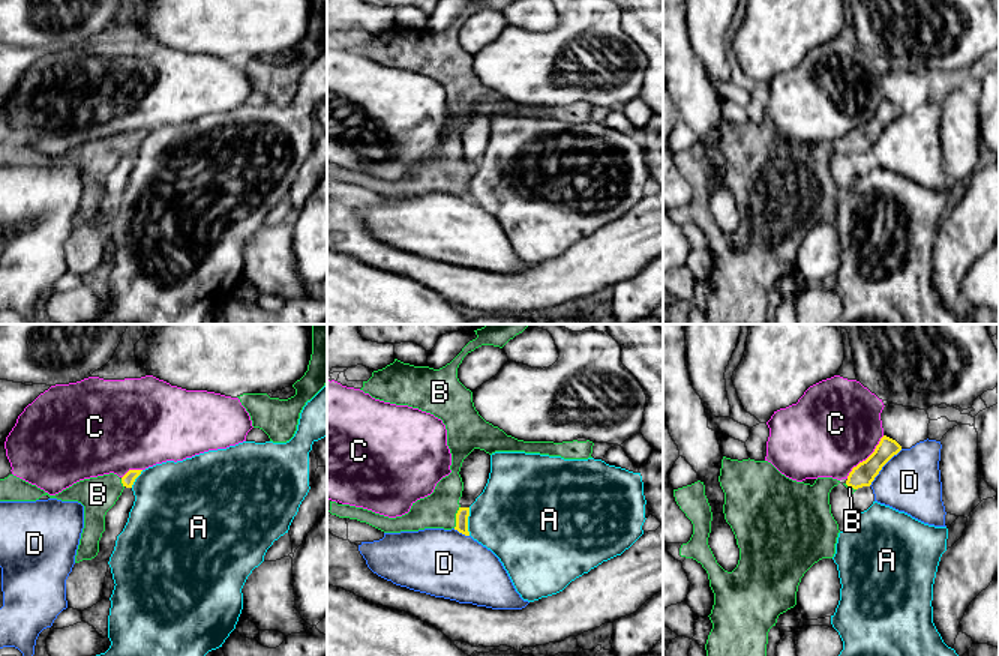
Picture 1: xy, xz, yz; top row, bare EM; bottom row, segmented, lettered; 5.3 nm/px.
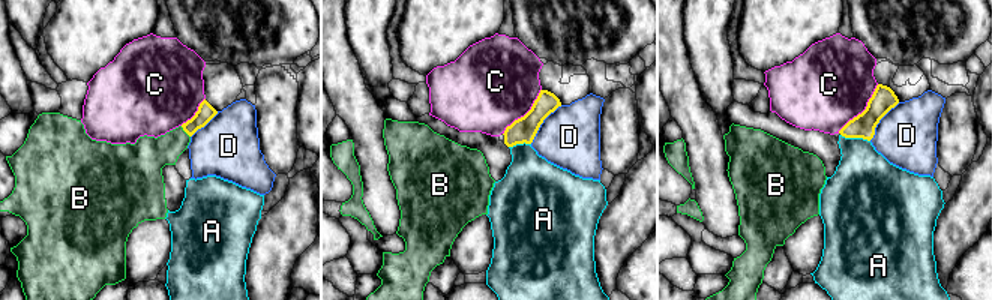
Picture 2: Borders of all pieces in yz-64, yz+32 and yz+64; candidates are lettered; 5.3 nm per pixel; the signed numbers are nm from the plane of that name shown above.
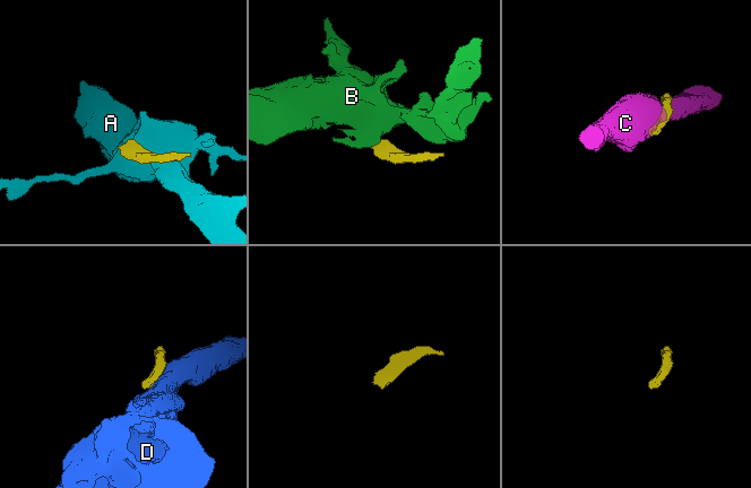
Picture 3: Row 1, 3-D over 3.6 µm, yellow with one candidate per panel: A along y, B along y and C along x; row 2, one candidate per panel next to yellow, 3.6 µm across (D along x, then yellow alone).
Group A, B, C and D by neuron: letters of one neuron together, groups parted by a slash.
A / B / C / D

